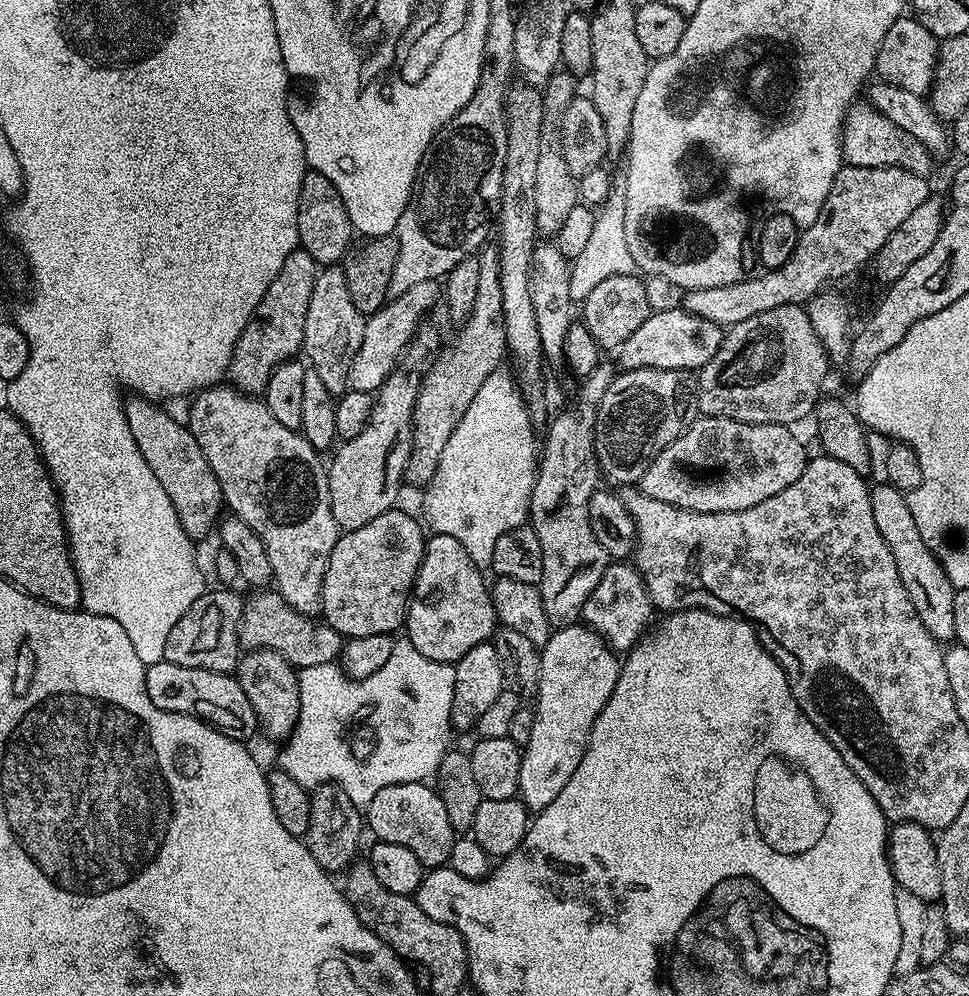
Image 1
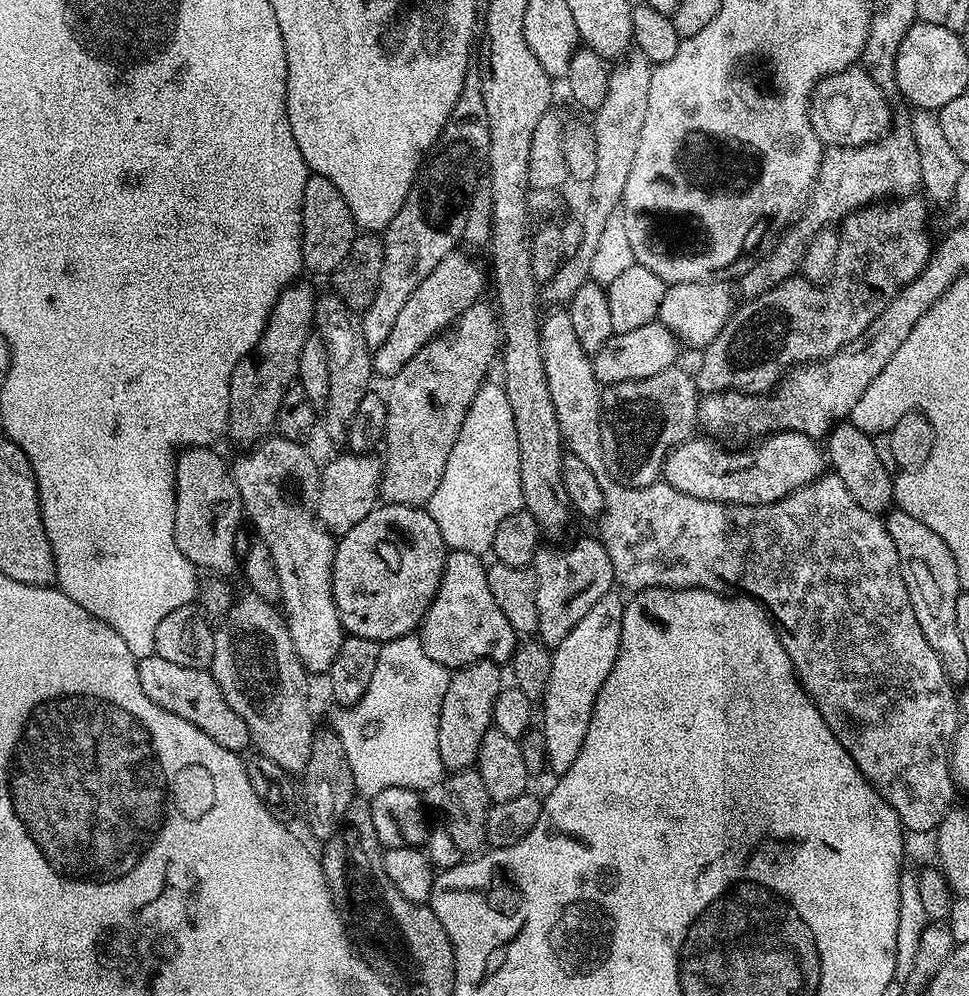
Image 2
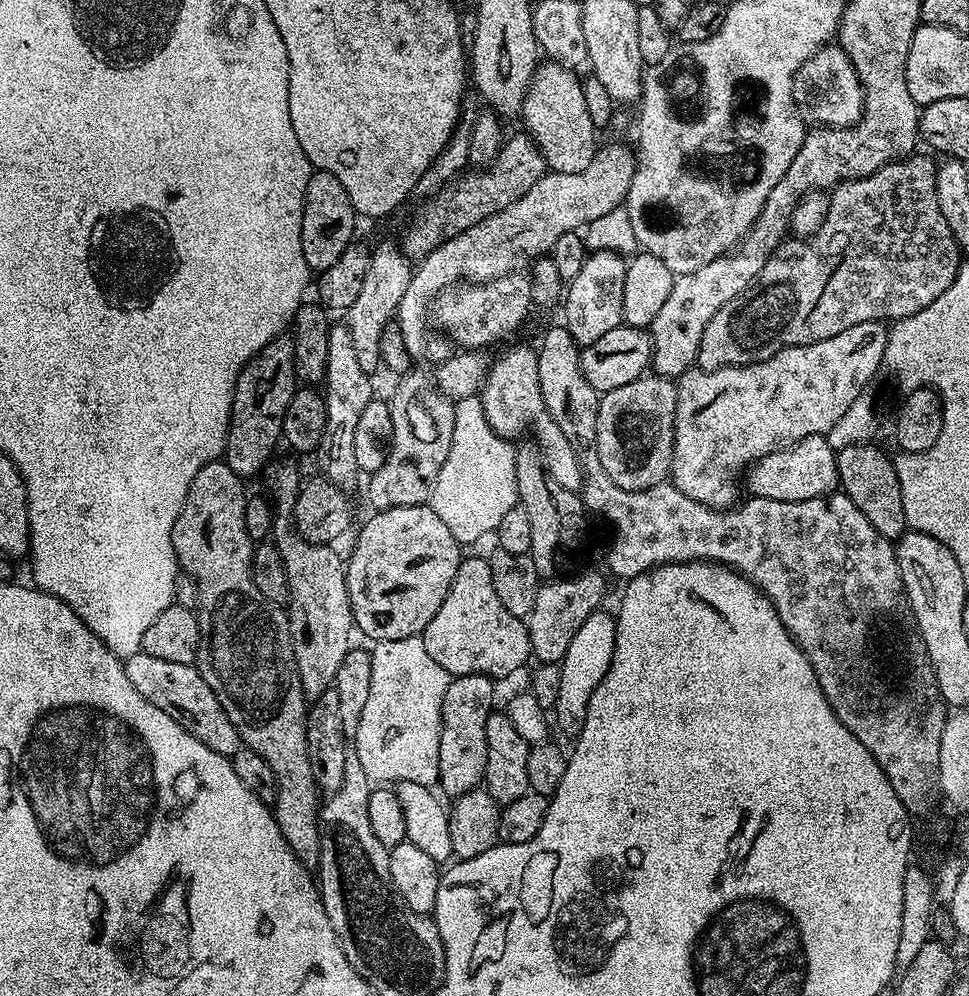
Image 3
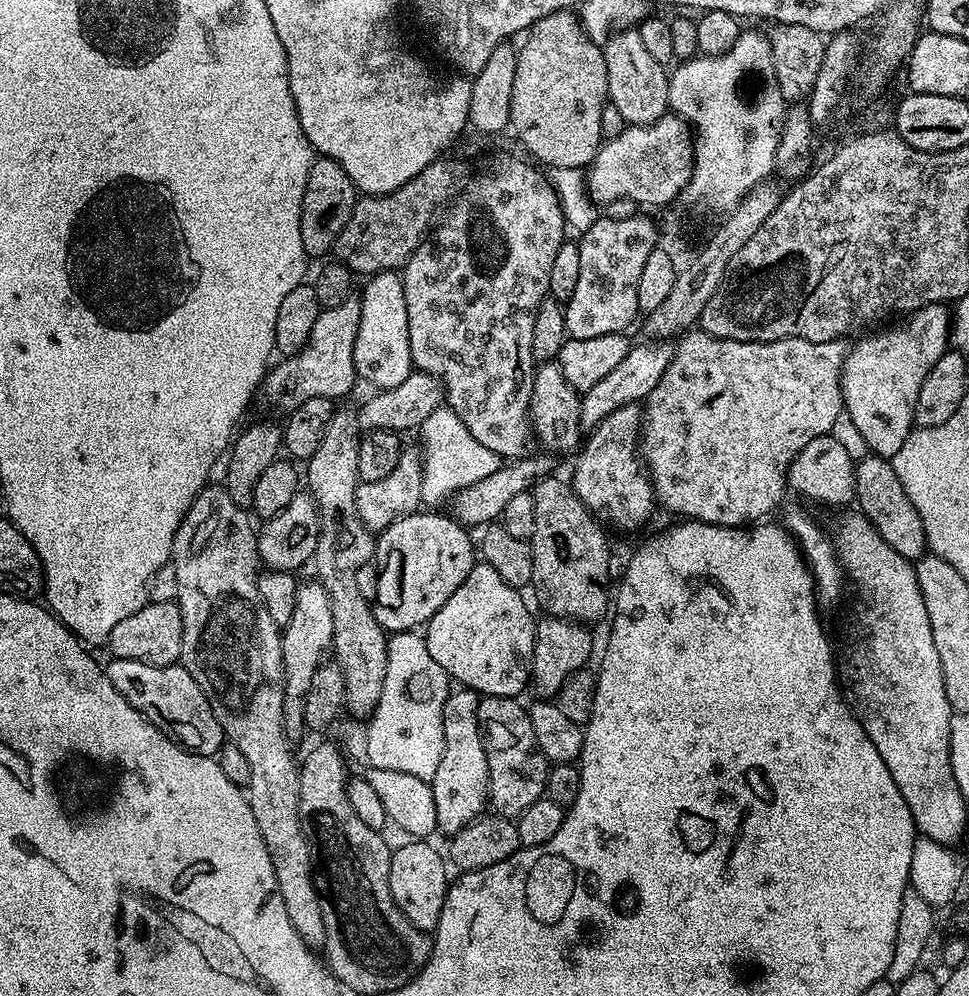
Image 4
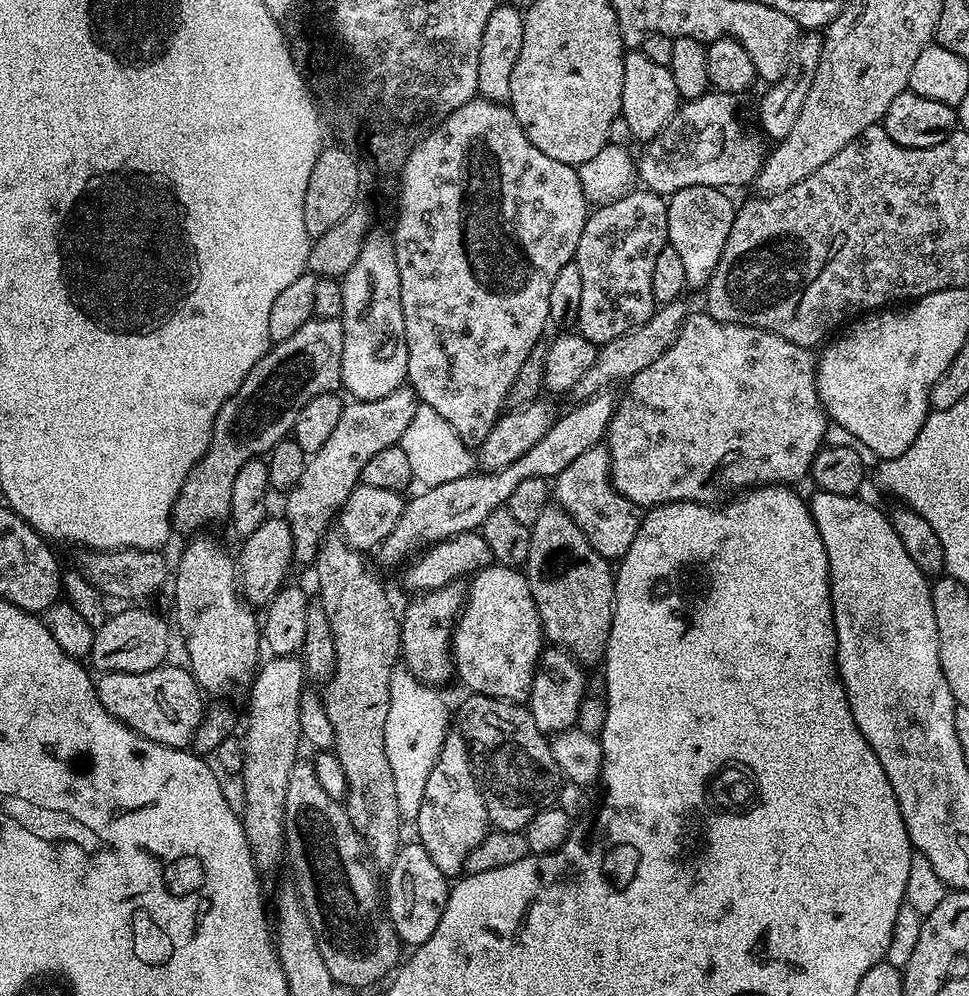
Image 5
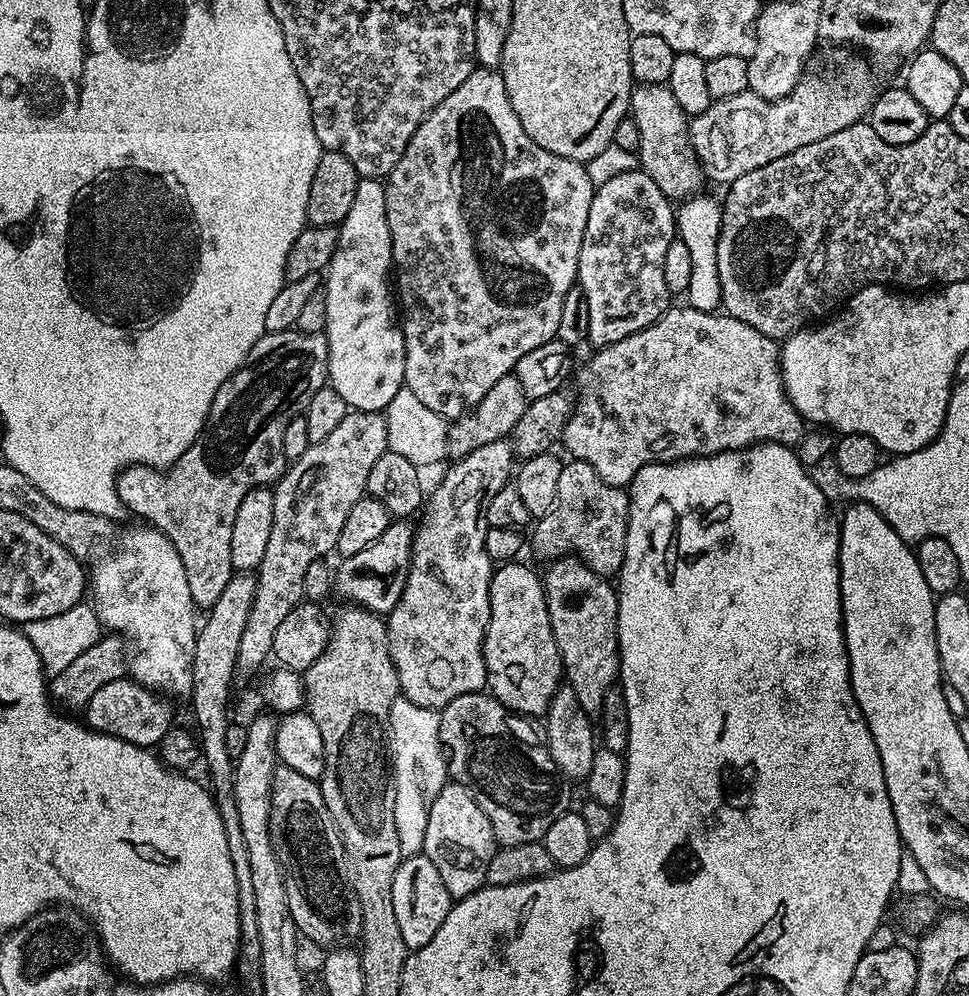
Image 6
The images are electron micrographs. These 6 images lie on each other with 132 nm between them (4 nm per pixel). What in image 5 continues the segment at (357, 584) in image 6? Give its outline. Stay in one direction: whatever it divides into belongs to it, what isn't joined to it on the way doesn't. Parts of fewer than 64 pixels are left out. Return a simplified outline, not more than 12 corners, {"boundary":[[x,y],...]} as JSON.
{"boundary":[[605,390],[557,415],[502,471],[454,478],[405,503],[381,566],[477,531],[526,478],[554,478],[605,439]]}

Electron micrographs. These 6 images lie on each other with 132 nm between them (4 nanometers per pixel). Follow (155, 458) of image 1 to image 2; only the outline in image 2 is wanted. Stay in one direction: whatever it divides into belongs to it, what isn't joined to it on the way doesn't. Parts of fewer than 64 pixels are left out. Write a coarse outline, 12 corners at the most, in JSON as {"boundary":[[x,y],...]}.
{"boundary":[[177,455],[174,542],[197,569],[238,568],[229,461]]}

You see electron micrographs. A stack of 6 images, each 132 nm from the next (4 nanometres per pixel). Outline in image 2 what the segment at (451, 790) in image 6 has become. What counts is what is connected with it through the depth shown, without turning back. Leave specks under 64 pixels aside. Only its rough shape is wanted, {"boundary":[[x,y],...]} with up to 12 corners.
{"boundary":[[497,661],[448,677],[438,754],[449,773],[475,765],[502,687]]}

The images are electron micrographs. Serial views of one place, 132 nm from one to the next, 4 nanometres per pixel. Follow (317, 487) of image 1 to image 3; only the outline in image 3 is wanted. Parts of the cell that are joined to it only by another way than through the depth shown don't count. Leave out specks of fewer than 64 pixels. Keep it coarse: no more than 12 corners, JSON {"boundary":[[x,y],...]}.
{"boundary":[[269,463],[270,532],[305,693],[335,685],[354,632],[335,547],[294,531],[302,475]]}

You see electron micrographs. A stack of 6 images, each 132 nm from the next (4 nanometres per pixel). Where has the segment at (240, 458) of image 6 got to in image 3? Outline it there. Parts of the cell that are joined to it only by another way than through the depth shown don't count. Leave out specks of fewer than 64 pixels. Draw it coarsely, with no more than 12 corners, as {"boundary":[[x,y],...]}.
{"boundary":[[399,243],[371,249],[346,323],[362,370],[381,367],[380,339],[414,271]]}

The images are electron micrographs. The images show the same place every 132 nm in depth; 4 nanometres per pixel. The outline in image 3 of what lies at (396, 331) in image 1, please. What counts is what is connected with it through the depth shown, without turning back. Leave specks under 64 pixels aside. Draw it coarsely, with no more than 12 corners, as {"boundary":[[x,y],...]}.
{"boundary":[[603,145],[419,261],[394,317],[408,353],[430,302],[551,253],[628,199],[636,161]]}

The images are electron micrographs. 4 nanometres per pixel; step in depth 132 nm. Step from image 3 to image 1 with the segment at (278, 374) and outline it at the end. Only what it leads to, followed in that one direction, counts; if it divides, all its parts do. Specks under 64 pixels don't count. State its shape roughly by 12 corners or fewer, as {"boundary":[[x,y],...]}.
{"boundary":[[316,260],[282,262],[232,351],[231,387],[263,393],[301,355]]}

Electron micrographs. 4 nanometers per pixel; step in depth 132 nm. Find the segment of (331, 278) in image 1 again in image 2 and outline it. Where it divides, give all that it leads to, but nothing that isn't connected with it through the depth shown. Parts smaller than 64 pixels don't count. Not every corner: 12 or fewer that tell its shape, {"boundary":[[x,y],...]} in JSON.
{"boundary":[[317,295],[330,394],[322,428],[343,441],[374,380],[357,317]]}

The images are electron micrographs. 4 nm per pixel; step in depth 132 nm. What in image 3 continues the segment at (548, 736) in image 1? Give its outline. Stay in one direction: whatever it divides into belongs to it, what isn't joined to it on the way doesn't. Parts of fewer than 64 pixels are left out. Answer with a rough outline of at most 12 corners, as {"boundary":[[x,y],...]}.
{"boundary":[[592,612],[560,661],[554,724],[580,735],[610,670],[616,617]]}

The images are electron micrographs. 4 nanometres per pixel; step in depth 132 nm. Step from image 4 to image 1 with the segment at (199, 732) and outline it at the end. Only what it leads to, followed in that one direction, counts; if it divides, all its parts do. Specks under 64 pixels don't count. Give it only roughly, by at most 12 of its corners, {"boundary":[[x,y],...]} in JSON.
{"boundary":[[147,665],[158,710],[195,716],[241,742],[257,735],[235,675]]}

